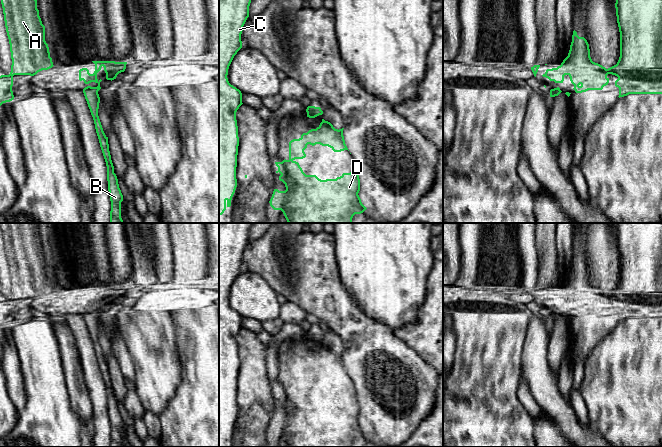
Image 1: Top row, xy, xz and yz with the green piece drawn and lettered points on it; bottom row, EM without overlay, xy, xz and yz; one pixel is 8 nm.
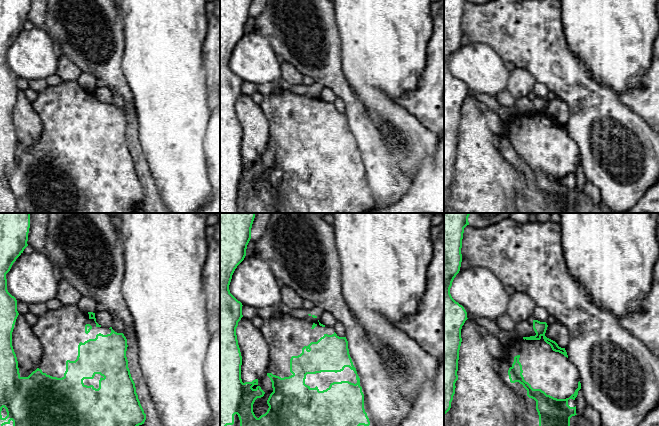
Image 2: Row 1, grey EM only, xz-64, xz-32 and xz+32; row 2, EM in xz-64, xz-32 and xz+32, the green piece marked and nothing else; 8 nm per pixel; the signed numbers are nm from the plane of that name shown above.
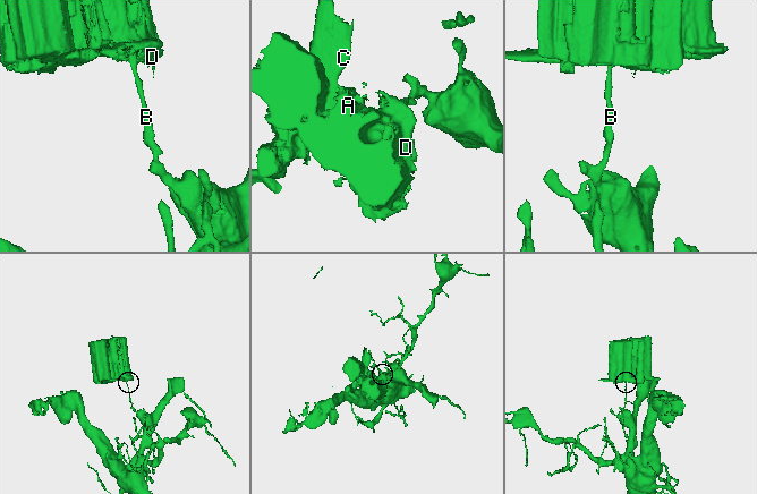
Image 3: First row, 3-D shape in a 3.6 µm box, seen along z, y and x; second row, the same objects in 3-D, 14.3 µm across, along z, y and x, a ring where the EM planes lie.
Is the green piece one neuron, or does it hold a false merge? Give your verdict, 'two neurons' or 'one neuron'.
two neurons

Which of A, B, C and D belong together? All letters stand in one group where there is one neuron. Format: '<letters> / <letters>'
A C D / B

